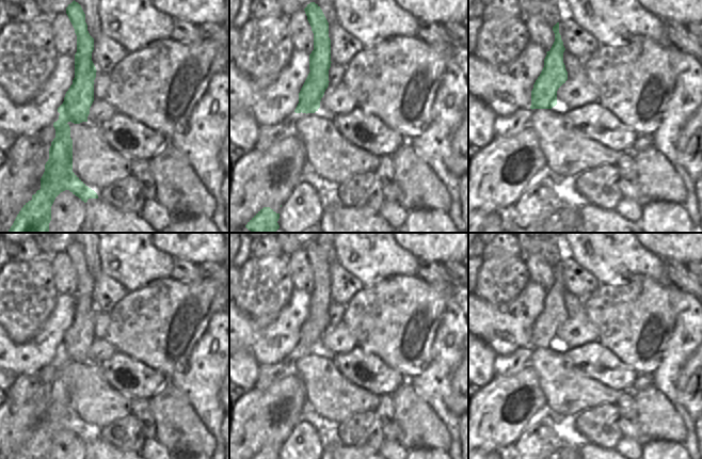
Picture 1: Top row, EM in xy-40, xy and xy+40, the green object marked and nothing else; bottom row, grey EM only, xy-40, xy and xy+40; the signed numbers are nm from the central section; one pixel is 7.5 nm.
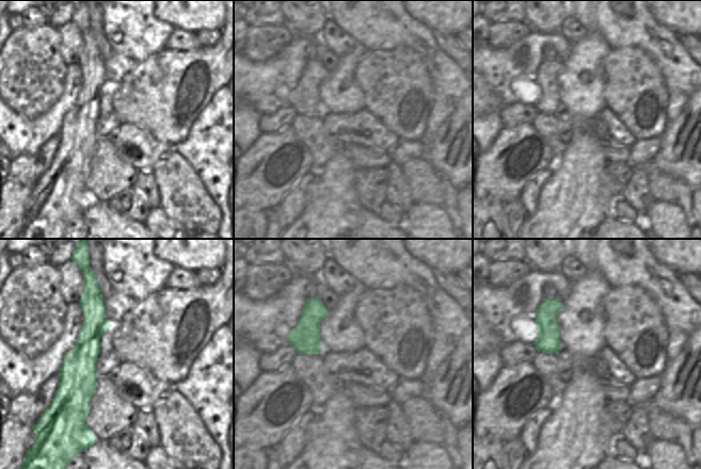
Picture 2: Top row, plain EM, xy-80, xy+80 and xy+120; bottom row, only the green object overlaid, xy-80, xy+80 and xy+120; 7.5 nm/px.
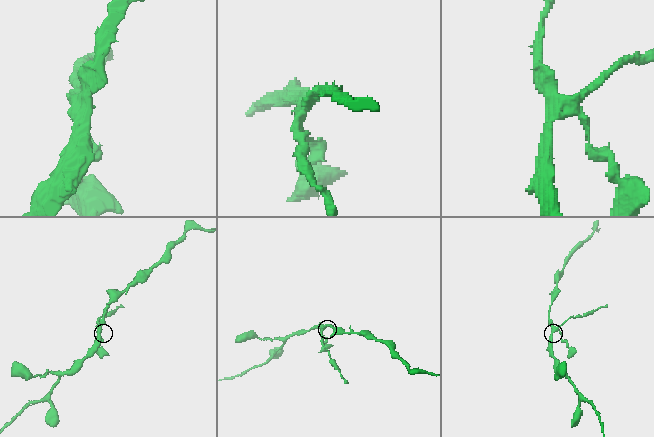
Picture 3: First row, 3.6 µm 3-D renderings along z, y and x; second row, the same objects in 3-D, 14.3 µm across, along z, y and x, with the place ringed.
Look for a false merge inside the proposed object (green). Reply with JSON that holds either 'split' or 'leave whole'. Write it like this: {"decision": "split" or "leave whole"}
{"decision": "split"}

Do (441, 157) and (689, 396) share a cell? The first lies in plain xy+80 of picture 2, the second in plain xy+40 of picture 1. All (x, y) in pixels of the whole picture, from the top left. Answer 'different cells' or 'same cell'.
same cell

